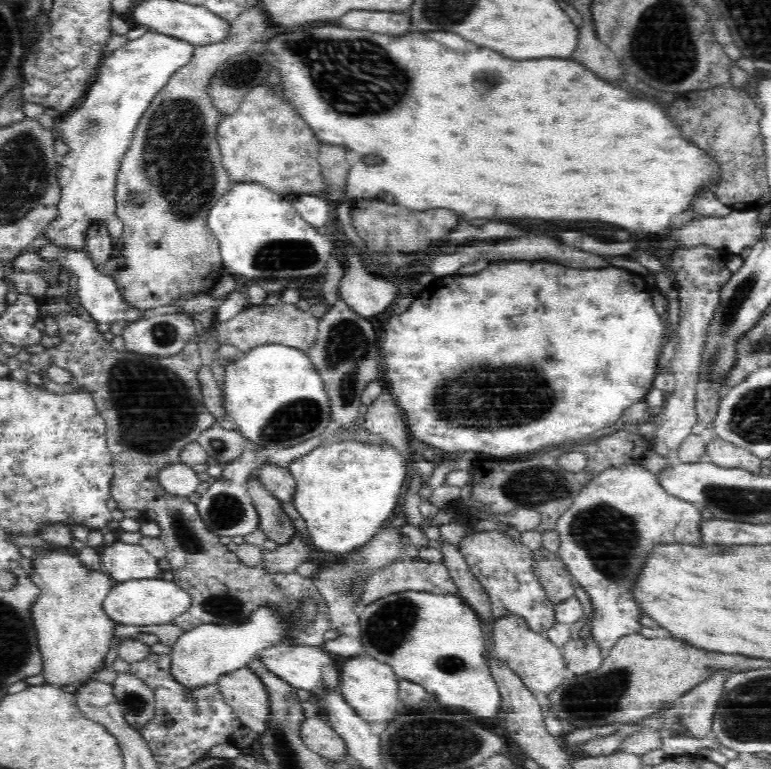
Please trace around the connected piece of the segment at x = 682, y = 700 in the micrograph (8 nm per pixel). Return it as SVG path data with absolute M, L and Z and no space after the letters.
M716 668L712 676L704 678L678 699L676 713L682 726L690 730L692 736L706 737L711 734L712 717L724 694L726 678L730 672L730 668Z

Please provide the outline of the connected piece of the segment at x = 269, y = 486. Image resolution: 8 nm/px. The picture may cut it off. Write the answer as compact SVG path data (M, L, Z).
M264 465L258 468L258 480L279 501L293 504L297 491L297 482L287 468Z

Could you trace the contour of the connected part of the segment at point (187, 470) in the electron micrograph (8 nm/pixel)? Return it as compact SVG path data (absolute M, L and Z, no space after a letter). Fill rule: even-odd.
M182 461L167 465L160 471L160 484L180 496L190 495L202 484L198 479L198 472L193 467Z

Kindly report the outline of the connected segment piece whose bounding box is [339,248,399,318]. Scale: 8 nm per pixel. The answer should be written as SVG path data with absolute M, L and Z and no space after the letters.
M356 248L348 250L347 256L348 267L345 268L345 275L341 278L339 288L341 298L353 311L366 318L389 310L399 295L397 285L366 269L360 251Z

